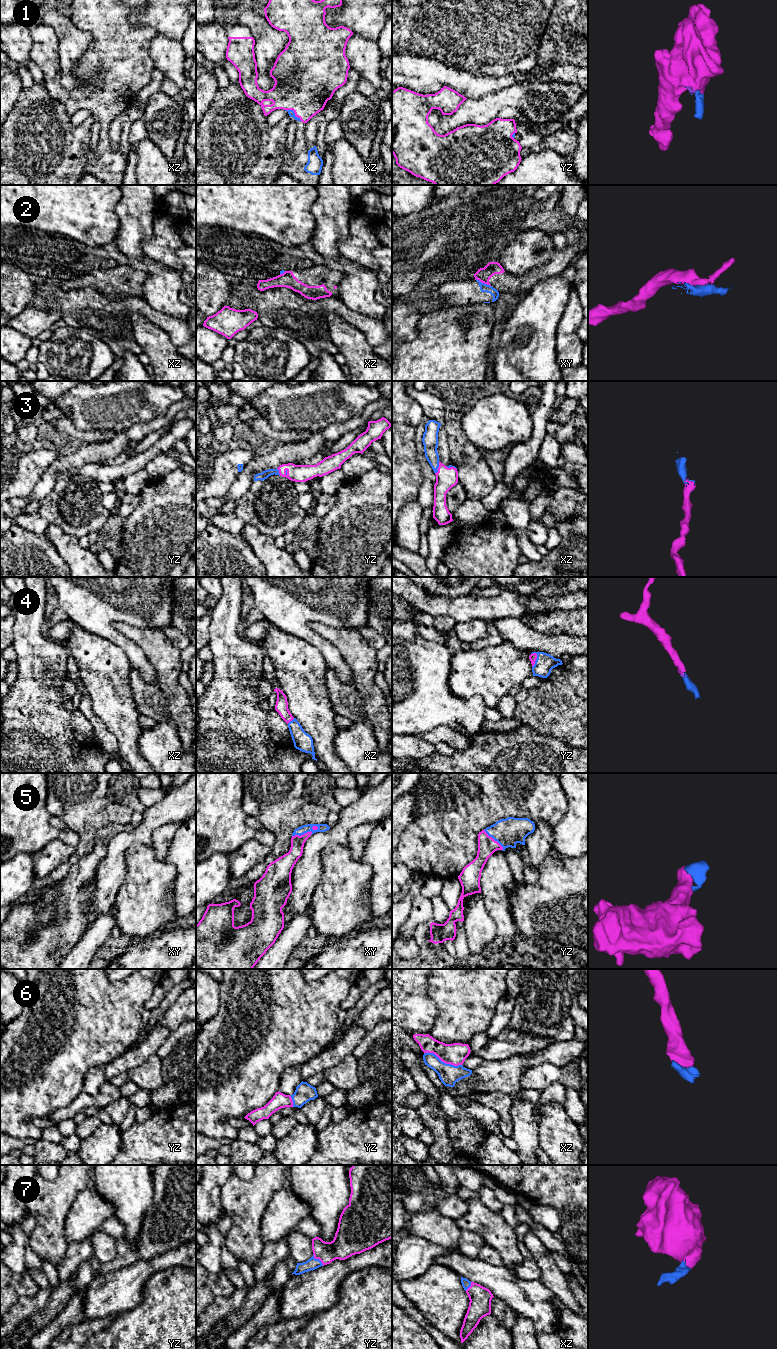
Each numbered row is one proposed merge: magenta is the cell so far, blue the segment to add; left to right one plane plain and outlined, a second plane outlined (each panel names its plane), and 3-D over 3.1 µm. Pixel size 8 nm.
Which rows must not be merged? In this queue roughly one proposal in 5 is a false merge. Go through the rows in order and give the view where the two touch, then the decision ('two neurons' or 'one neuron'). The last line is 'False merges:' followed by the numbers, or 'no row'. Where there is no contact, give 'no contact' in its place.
1: xz | one neuron
2: xy | two neurons
3: xz | one neuron
4: yz | one neuron
5: yz | one neuron
6: xz | one neuron
7: yz | one neuron
False merges: 2

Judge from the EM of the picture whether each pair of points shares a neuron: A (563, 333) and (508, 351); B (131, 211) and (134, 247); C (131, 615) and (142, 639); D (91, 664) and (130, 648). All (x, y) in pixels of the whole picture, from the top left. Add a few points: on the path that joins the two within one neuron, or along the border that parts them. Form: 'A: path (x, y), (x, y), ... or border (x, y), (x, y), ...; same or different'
A: border (562, 312), (556, 331), (555, 346); different
B: path (133, 220), (133, 238); same
C: border (113, 623), (128, 623), (138, 627), (159, 627); different
D: border (103, 637), (114, 643), (124, 652), (132, 667); different

